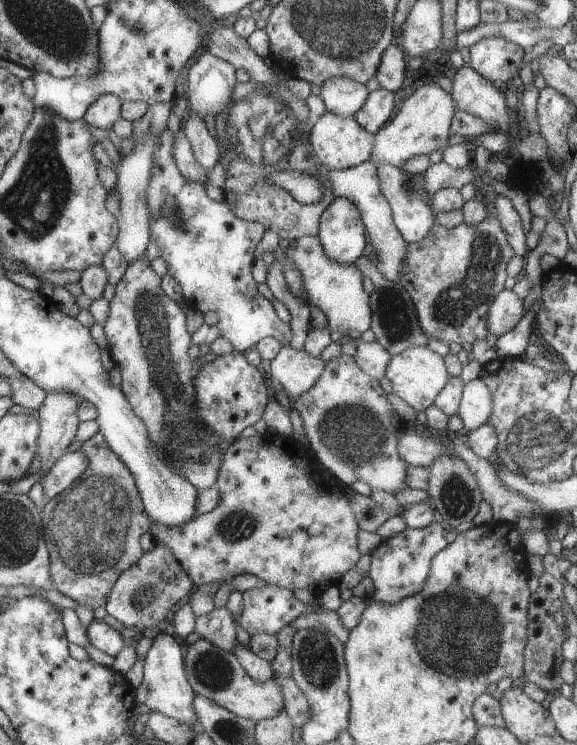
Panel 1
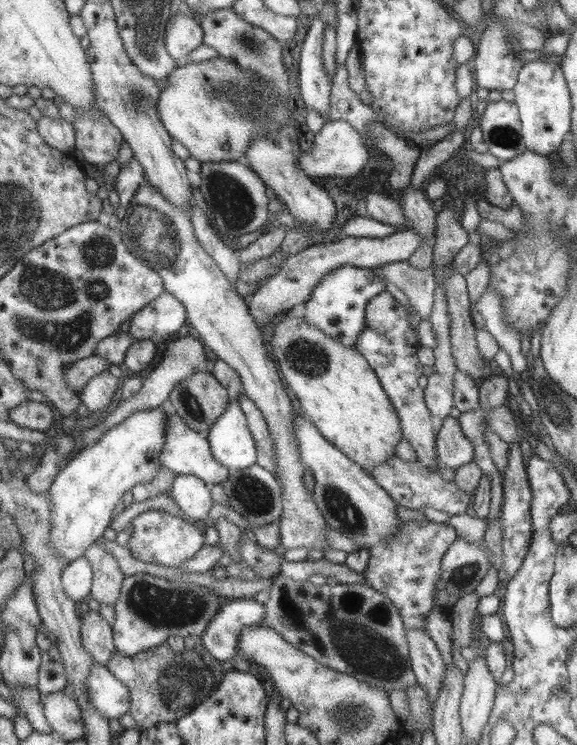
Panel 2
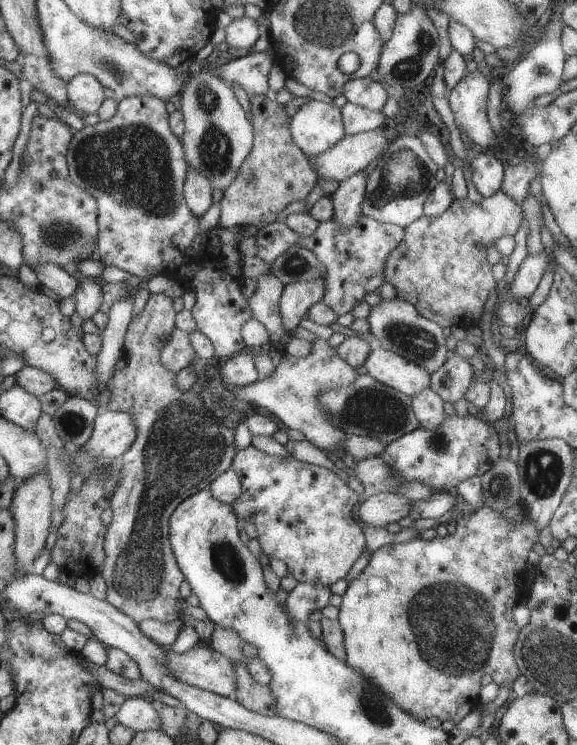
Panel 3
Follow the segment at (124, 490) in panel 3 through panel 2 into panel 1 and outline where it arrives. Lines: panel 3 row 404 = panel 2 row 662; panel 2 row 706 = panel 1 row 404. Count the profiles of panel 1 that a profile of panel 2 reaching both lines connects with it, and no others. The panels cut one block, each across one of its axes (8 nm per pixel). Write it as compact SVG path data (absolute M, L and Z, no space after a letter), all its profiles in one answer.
M146 252L133 260L116 284L115 295L109 302L109 315L103 324L107 336L108 351L121 372L121 389L132 405L136 416L147 426L152 442L165 454L167 461L177 473L184 475L197 489L215 486L223 454L229 442L214 434L200 420L197 413L197 398L192 378L192 361L188 348L193 343L186 329L186 314L178 303L168 297L160 286L162 277L150 265Z

